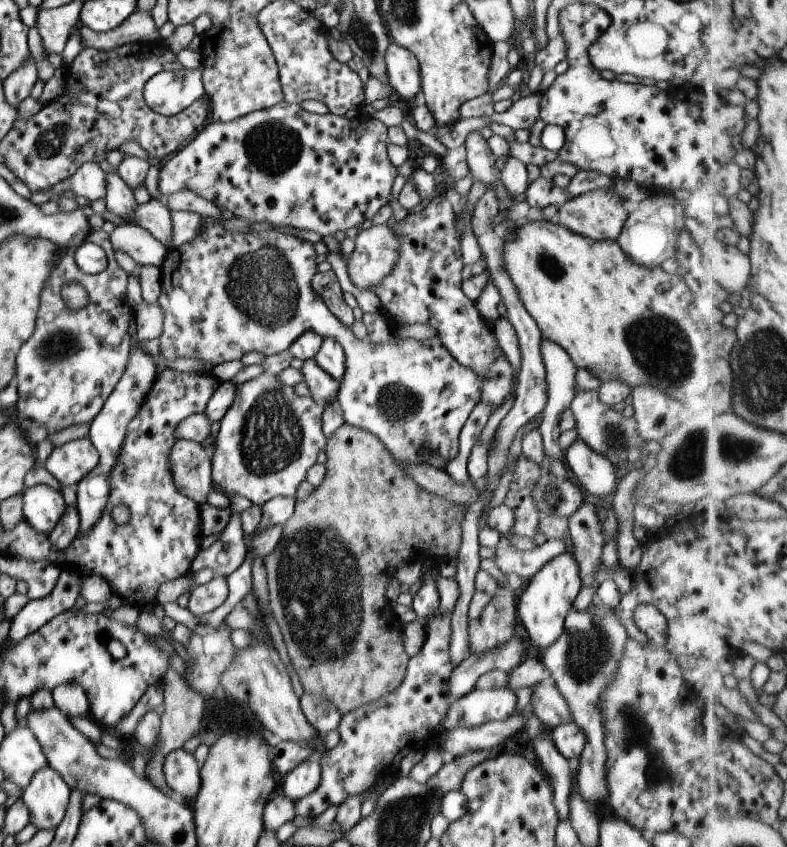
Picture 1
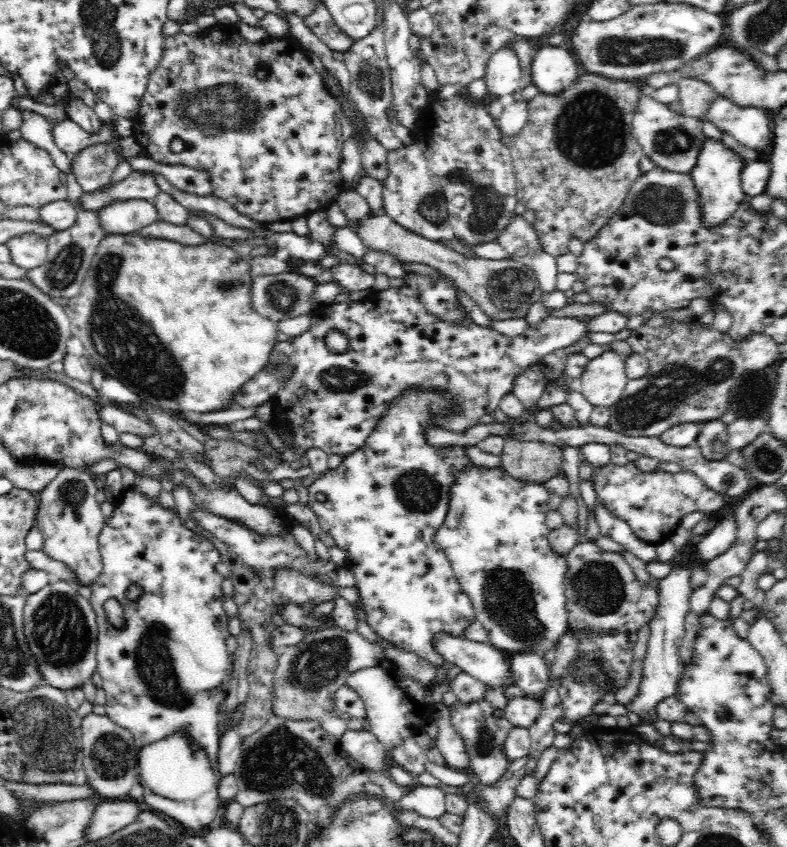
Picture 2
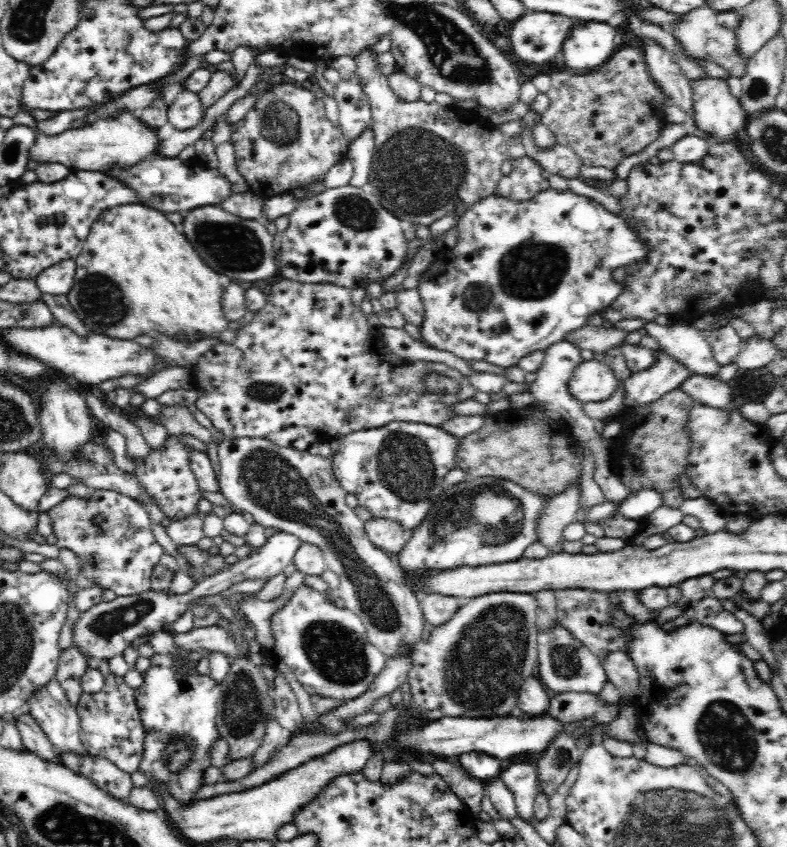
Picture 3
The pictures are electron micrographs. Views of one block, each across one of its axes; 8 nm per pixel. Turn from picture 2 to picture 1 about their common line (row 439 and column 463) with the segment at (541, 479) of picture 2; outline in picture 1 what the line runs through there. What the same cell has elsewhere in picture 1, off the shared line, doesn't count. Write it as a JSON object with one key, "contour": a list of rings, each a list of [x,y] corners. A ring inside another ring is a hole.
{"contour":[[[343,423],[329,438],[325,440],[324,453],[326,454],[325,476],[319,486],[314,487],[305,499],[294,499],[293,514],[282,524],[283,532],[277,546],[262,560],[267,579],[268,588],[268,612],[279,626],[283,639],[283,644],[287,648],[287,656],[293,667],[293,672],[297,674],[299,682],[305,693],[321,696],[329,700],[339,714],[347,714],[355,708],[365,706],[370,702],[378,701],[392,690],[395,690],[401,680],[403,680],[406,664],[409,660],[403,642],[401,642],[401,629],[399,621],[394,616],[391,606],[385,598],[384,592],[387,583],[394,576],[395,569],[401,561],[409,558],[413,550],[413,538],[416,537],[416,550],[424,550],[427,555],[431,555],[437,561],[449,561],[457,558],[459,546],[461,546],[461,522],[465,516],[467,505],[447,502],[447,499],[425,492],[419,488],[405,472],[402,464],[393,460],[391,453],[383,446],[383,443],[365,429]]]}

